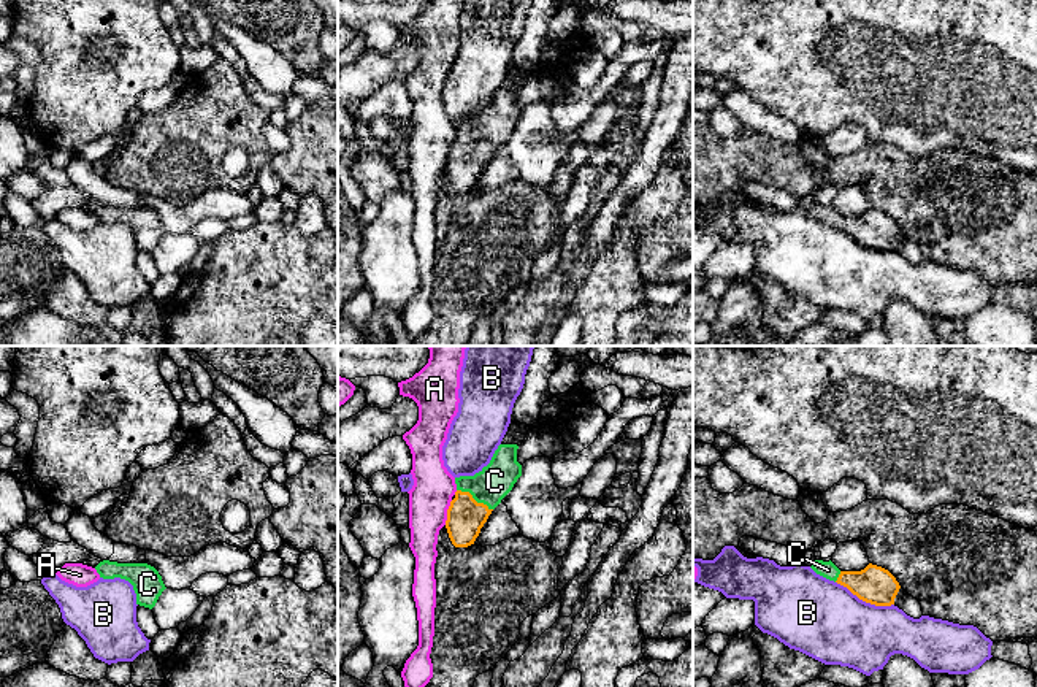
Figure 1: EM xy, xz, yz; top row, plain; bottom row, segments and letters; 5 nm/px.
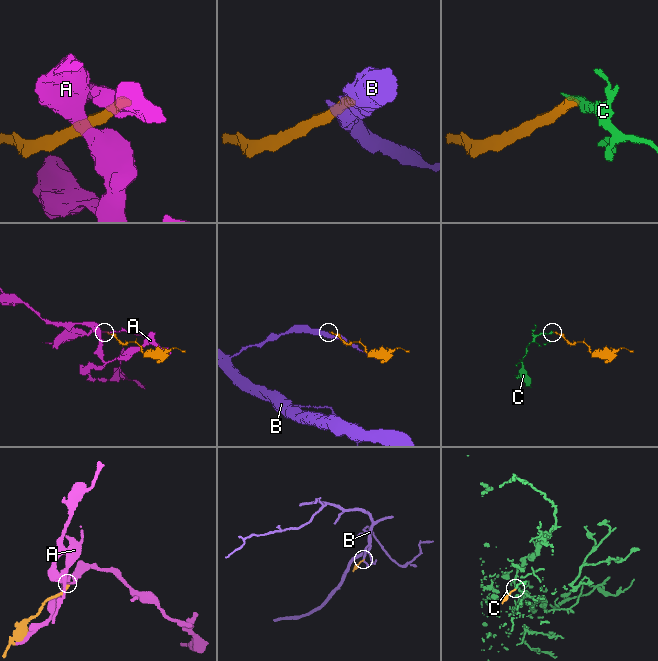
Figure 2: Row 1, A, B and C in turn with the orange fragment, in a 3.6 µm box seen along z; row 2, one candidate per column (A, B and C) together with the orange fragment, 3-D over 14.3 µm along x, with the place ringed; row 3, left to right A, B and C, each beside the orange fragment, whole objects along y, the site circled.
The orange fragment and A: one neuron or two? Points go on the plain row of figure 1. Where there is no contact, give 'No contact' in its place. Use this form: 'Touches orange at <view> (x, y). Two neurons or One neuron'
Touches orange at xz (447, 157). Two neurons

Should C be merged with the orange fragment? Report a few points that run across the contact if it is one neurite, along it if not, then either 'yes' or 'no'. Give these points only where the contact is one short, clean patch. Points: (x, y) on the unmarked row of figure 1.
xz (465, 161), (473, 143), (495, 126) | yes

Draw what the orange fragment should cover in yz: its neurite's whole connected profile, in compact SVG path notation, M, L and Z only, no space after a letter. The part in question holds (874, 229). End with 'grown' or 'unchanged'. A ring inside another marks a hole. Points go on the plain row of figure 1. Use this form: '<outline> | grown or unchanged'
M815 205L810 213L817 219L847 232L859 244L875 251L894 249L901 233L888 214L872 208L861 216L840 216L831 205Z | grown

